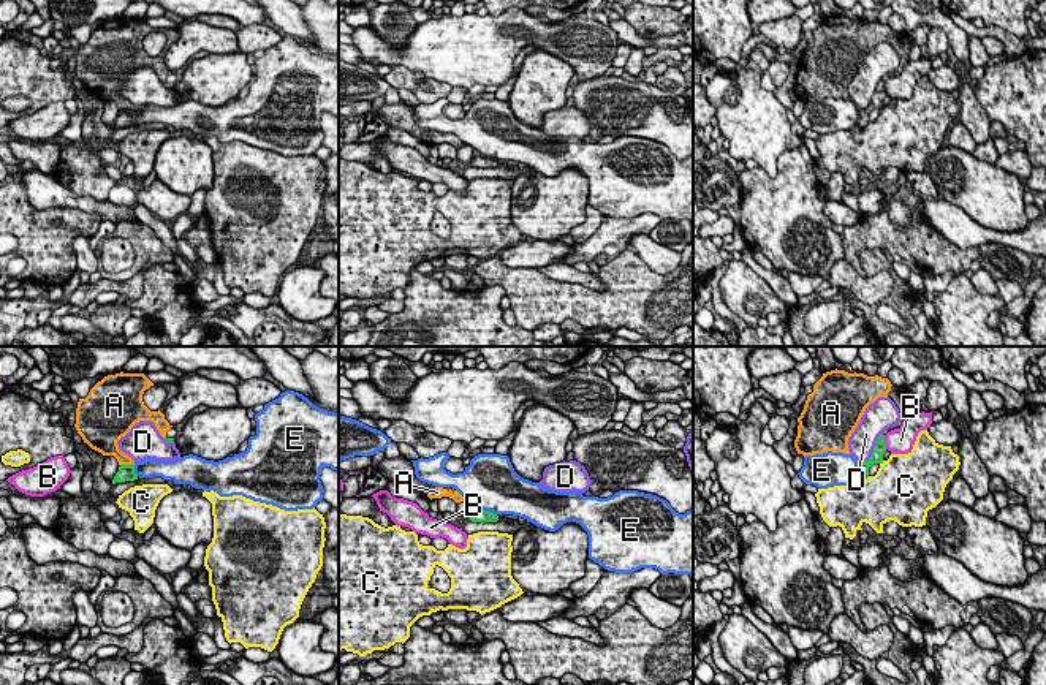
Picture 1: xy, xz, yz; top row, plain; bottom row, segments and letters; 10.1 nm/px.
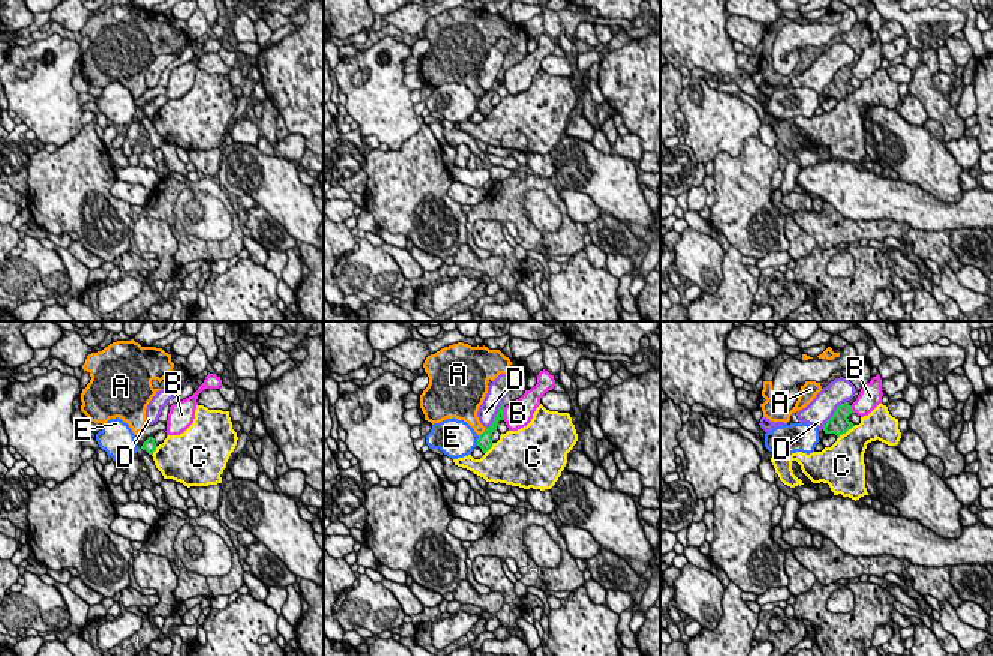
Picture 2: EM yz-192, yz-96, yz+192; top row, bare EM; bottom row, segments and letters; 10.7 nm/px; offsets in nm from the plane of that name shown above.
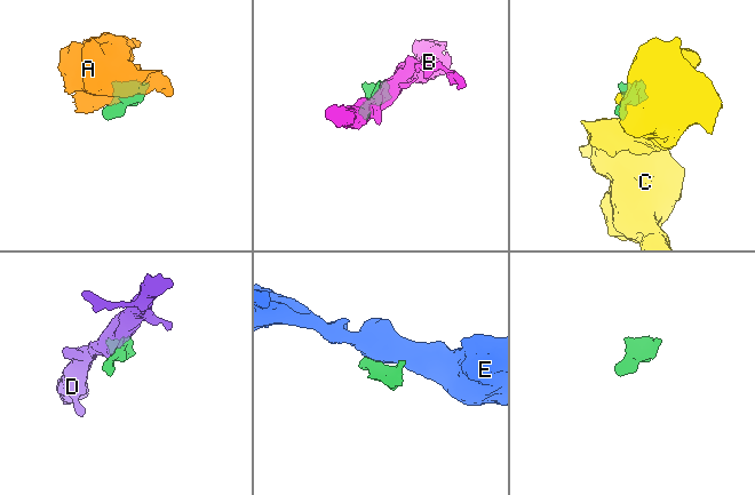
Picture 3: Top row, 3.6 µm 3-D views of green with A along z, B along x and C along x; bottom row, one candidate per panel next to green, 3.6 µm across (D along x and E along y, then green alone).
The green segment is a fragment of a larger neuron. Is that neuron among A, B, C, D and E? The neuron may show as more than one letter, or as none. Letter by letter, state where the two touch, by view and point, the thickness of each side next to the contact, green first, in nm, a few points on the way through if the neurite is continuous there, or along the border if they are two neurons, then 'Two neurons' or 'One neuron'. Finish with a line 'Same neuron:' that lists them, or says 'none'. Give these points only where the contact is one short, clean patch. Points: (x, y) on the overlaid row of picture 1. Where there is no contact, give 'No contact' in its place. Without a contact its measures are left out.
A: Touches green at xy (127, 465). Thickness 160 nm (green) against 160 nm. One neuron
B: Touches green at yz (883, 442). Thickness 130 nm (green) against 260 nm. Boundary: yz (883, 435), (886, 448). Two neurons
C: Touches green at yz (864, 480). Thickness 120 nm (green) against 480 nm. Two neurons
D: Touches green at yz (874, 450). Thickness 130 nm (green) against 280 nm. Two neurons
E: Touches green at xz (486, 511). Thickness 130 nm (green) against 480 nm. Boundary: xz (477, 507), (496, 514). Two neurons
Same neuron: A

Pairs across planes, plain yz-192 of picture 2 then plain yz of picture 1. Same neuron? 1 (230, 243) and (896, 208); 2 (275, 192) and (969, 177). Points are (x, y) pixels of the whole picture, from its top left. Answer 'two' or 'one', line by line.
1: two
2: one

